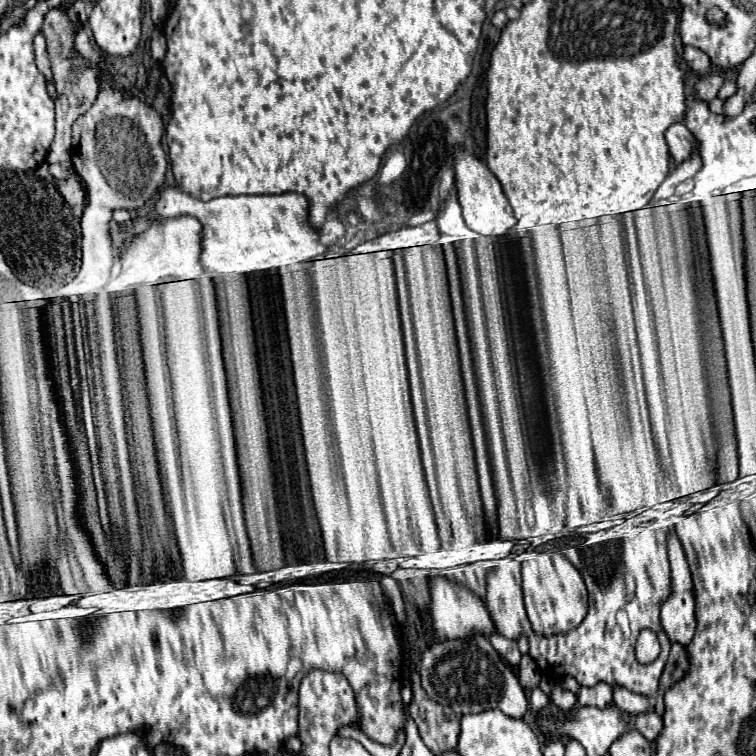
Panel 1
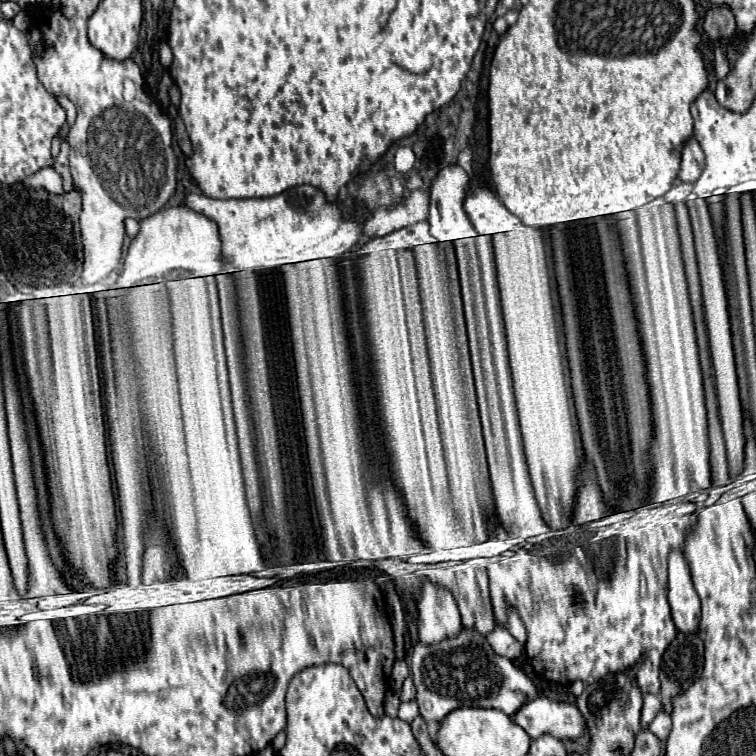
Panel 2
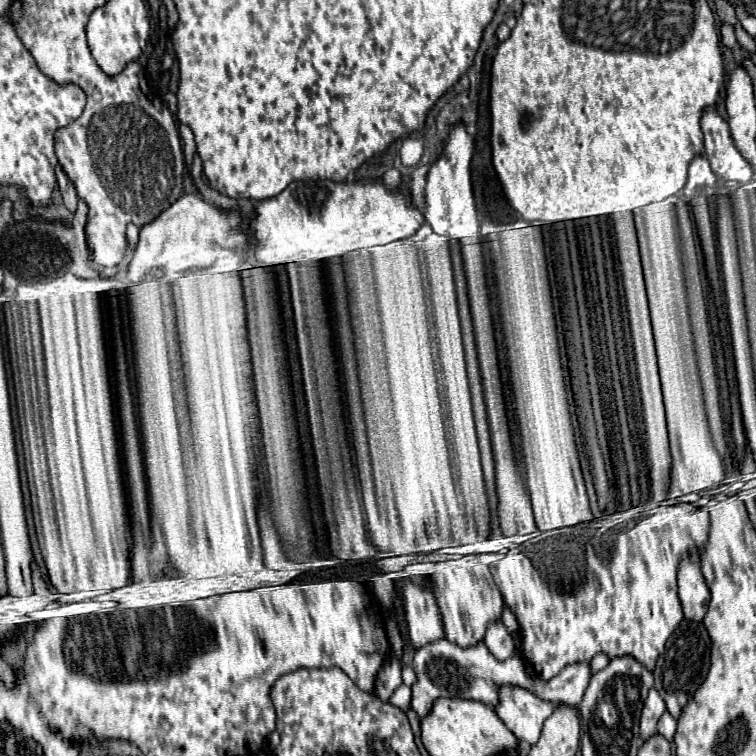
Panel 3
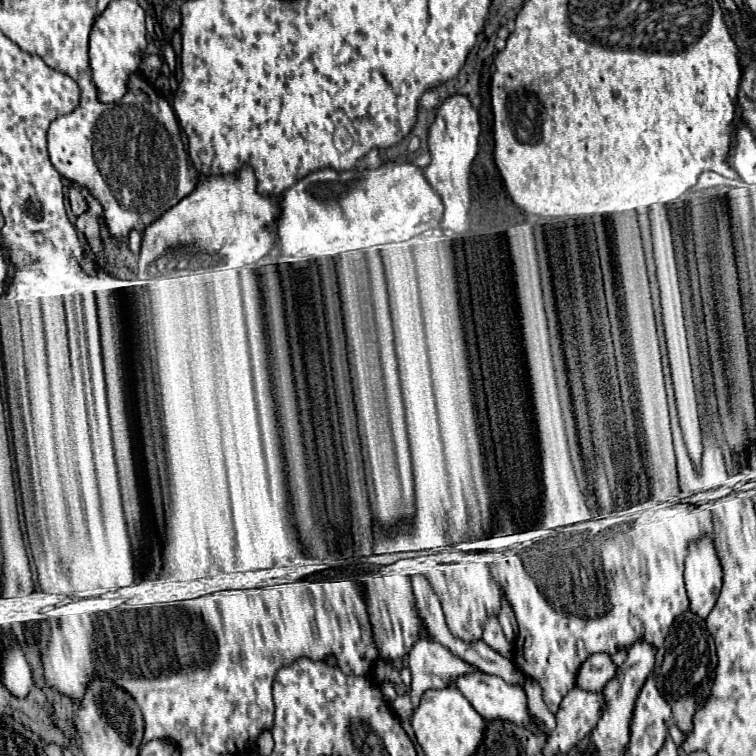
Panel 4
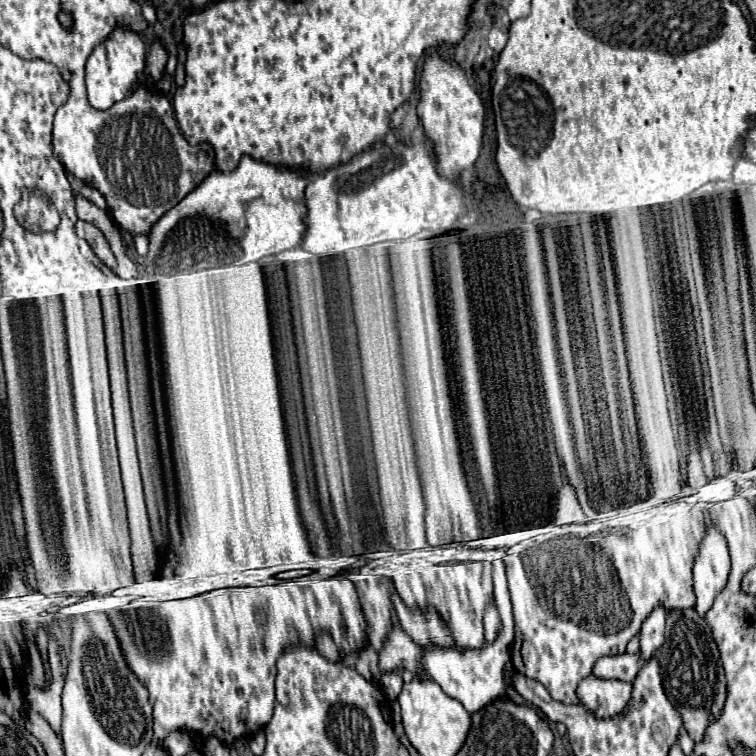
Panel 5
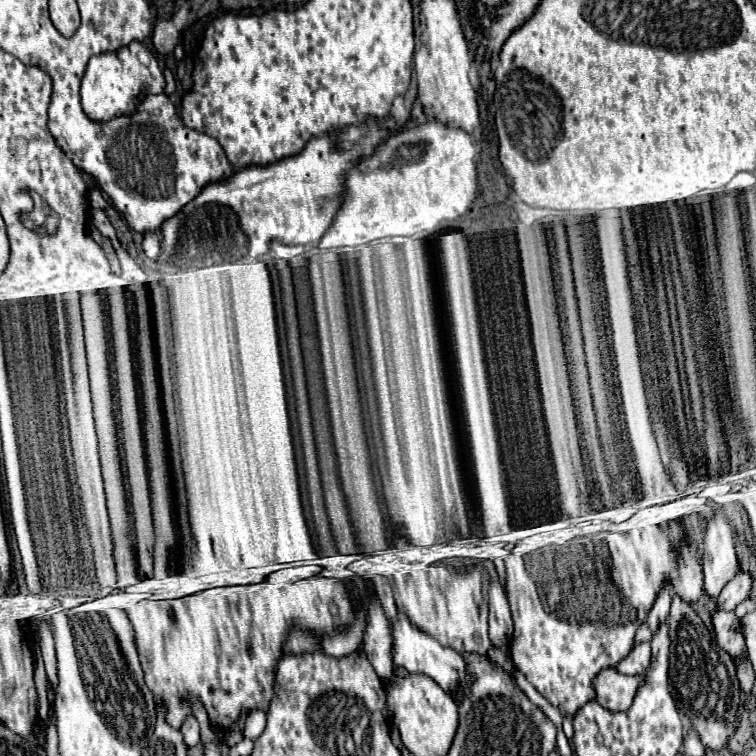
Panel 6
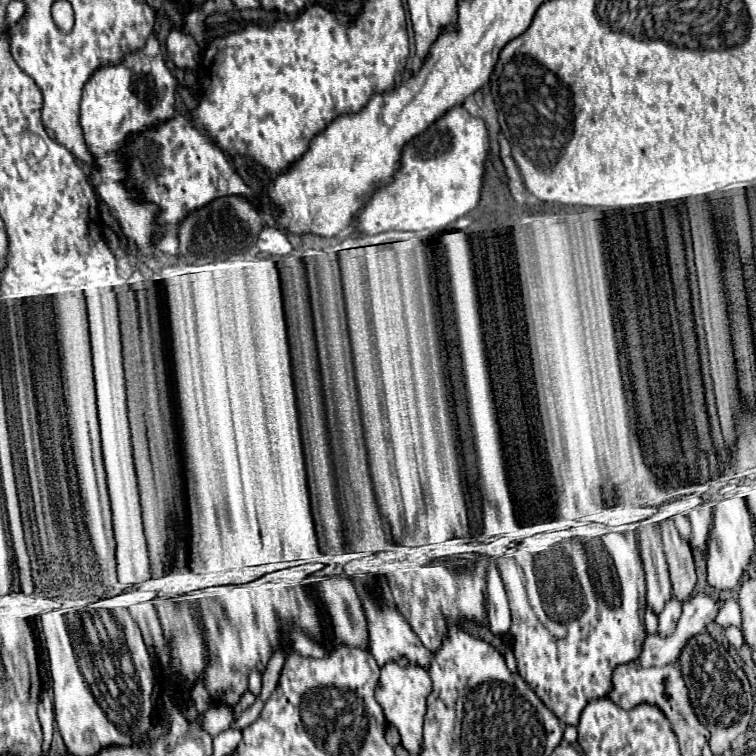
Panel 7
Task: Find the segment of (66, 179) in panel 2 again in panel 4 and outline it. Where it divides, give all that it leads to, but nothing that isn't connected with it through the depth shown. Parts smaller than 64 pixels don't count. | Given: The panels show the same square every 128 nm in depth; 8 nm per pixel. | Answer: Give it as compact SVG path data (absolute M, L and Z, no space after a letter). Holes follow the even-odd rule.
M72 186L68 194L70 194L70 208L72 208L72 212L74 212L76 216L84 214L84 212L88 210L88 204L86 204L86 200L84 200L82 194L80 194L80 186Z

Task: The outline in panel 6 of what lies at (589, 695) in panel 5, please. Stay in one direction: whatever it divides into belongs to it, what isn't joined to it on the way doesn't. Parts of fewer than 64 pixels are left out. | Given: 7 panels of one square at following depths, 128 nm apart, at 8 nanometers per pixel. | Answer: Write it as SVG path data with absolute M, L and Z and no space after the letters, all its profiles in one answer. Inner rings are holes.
M606 668L596 676L596 700L604 708L612 708L612 712L628 710L644 680L644 676L628 676L616 668Z

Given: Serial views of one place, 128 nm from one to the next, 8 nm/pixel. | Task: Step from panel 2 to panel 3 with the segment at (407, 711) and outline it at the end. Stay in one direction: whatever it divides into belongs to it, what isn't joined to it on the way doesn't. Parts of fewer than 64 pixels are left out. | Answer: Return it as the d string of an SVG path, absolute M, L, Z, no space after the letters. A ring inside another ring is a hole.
M398 686L396 690L394 690L394 694L390 696L390 702L394 704L394 706L398 706L398 708L402 708L402 710L406 710L408 708L408 700L410 700L410 688L408 686Z

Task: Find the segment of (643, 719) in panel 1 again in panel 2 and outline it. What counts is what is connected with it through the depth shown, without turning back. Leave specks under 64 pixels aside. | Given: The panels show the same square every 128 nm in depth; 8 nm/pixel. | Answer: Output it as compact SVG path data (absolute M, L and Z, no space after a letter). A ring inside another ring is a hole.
M660 712L654 720L652 720L652 724L648 726L656 736L660 736L660 740L664 742L666 738L668 738L668 734L670 734L670 730L672 730L672 720L670 720L670 716L666 714L666 712Z

